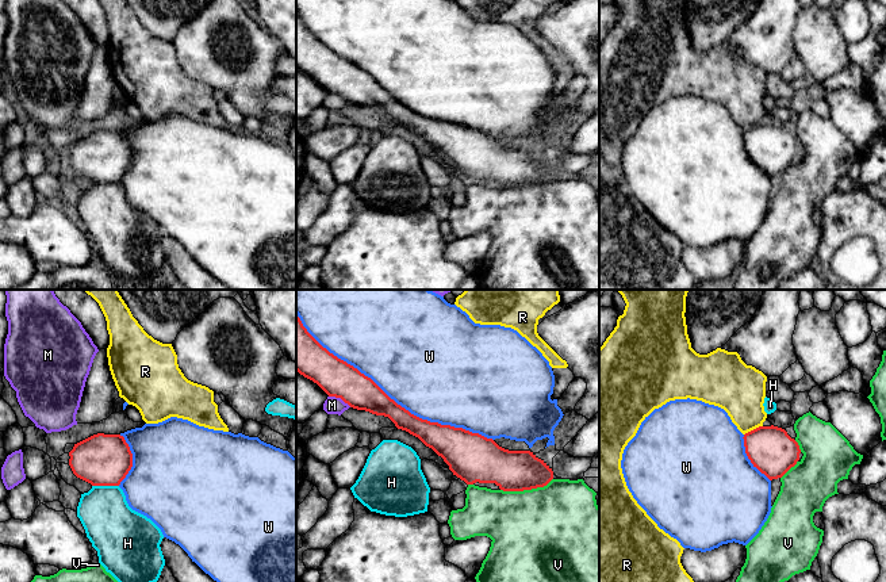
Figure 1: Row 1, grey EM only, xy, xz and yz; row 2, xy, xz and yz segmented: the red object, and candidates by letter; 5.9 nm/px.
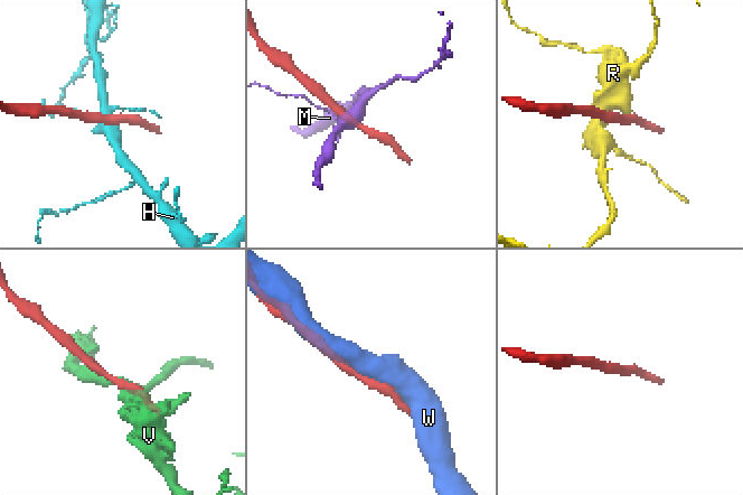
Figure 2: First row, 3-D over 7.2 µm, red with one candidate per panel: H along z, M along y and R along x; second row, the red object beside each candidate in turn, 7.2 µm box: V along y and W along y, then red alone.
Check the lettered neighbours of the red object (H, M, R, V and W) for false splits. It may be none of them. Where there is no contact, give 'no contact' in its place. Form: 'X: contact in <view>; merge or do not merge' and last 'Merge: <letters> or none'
H: contact in xy; do not merge
M: contact in xz; do not merge
R: contact in yz; do not merge
V: contact in xz; do not merge
W: contact in xz; merge
Merge: W

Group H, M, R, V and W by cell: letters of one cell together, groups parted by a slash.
H / M / R / V / W

